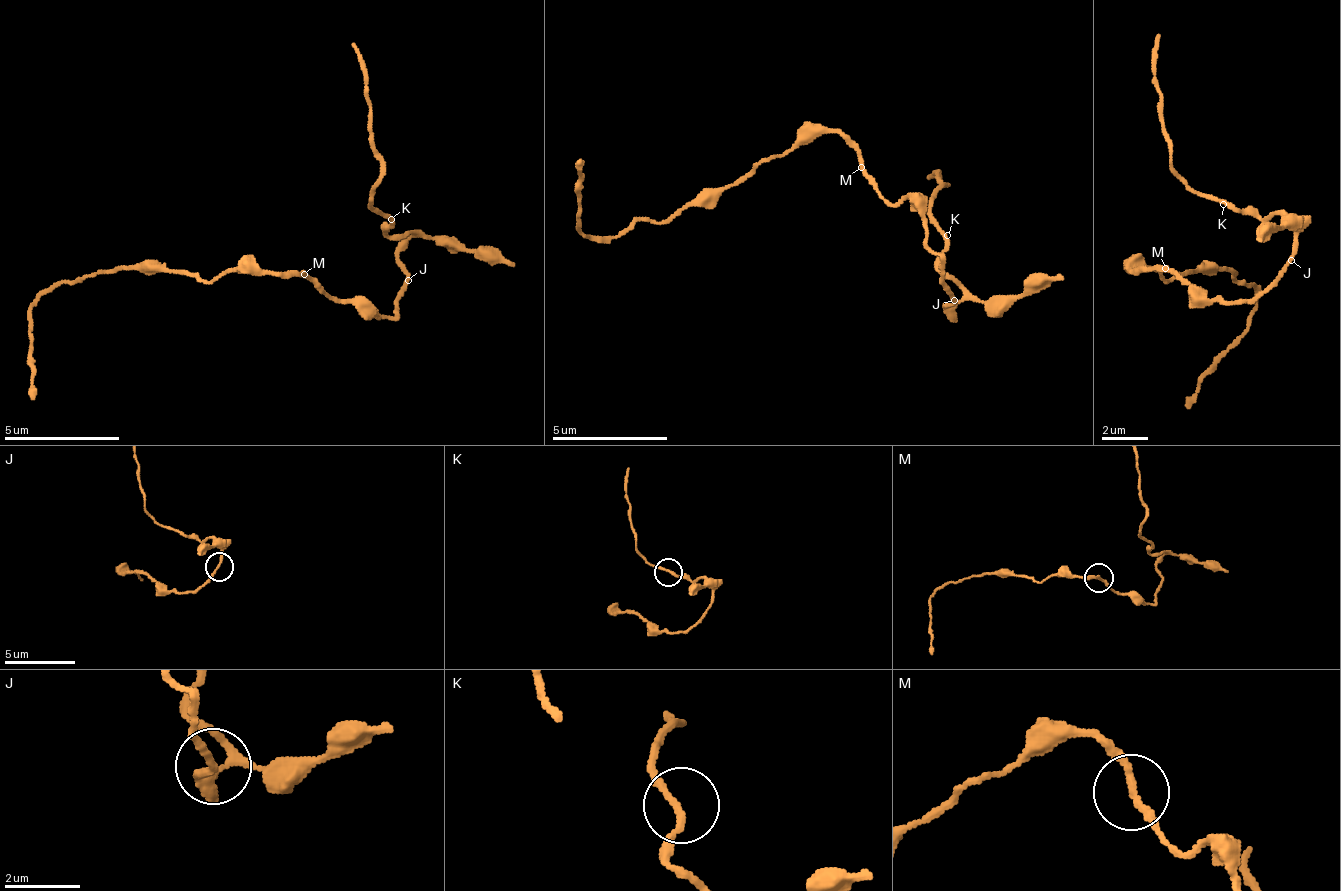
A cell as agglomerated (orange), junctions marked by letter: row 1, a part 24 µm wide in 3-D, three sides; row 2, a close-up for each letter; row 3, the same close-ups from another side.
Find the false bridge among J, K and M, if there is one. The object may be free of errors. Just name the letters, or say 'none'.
none

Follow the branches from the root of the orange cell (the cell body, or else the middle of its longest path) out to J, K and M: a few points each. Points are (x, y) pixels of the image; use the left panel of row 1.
J: (331, 298), (361, 298), (381, 318), (387, 318), (394, 313), (396, 291), (408, 280)
K: (331, 298), (361, 298), (381, 318), (394, 313), (403, 275), (397, 252), (414, 234), (388, 232), (391, 219)
M: (331, 298), (306, 273)

